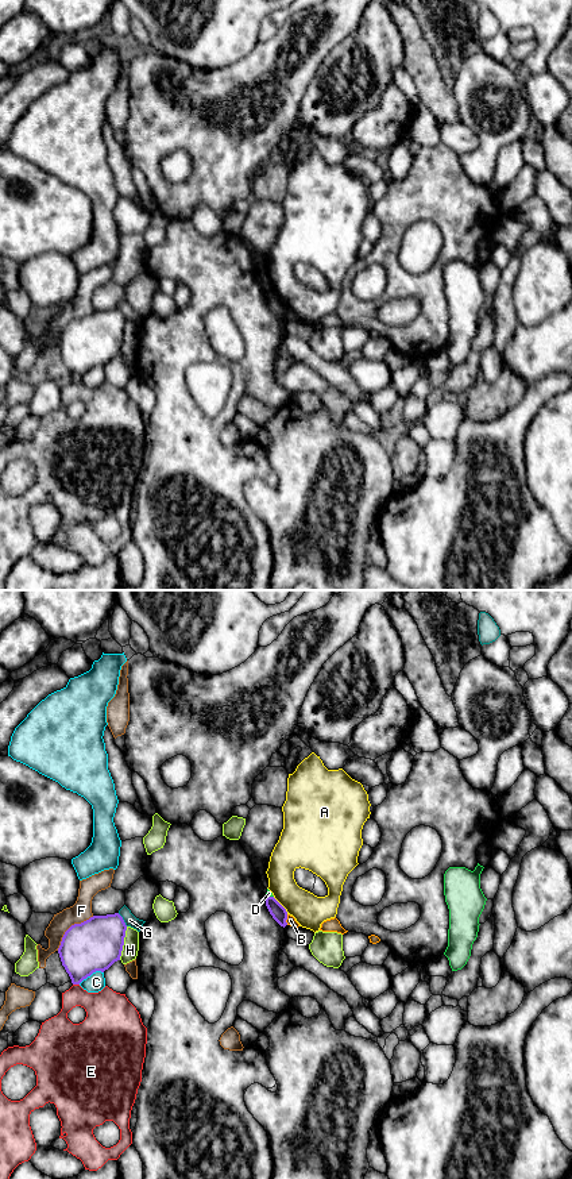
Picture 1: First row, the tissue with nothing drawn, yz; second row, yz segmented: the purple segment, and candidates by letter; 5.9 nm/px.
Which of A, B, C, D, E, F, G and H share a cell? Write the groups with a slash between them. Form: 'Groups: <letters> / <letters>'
Groups: A / B / C / D / E / F / G / H

